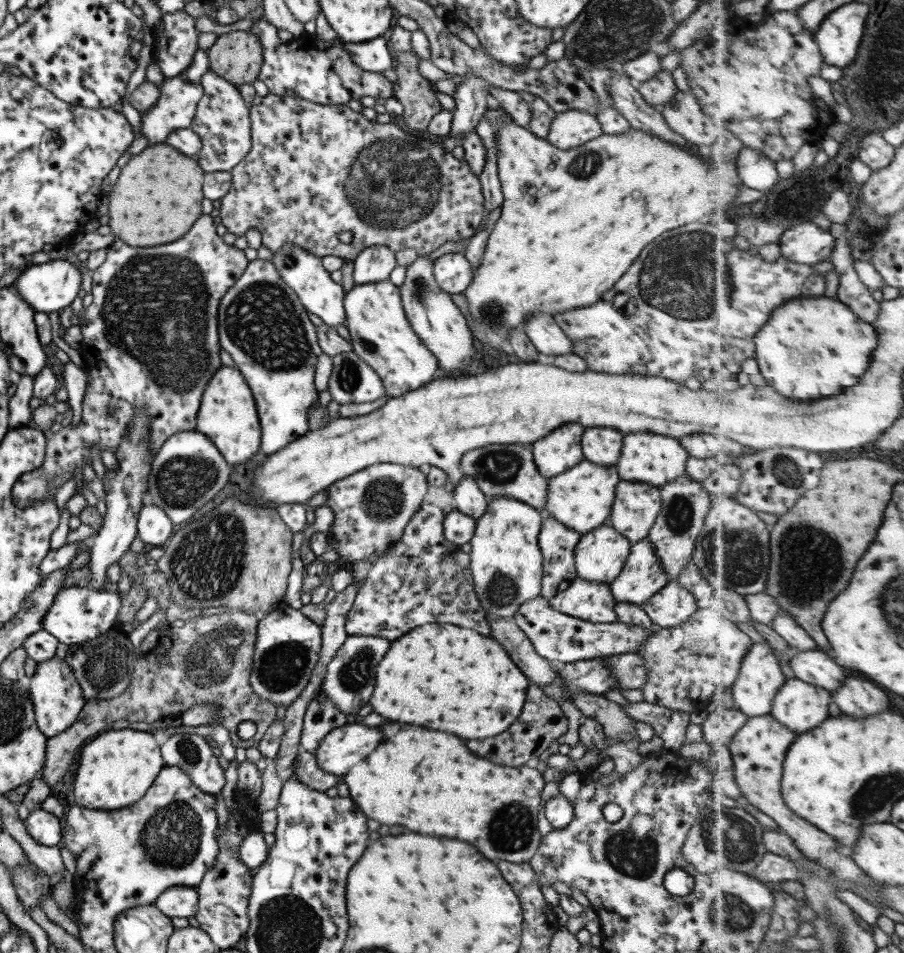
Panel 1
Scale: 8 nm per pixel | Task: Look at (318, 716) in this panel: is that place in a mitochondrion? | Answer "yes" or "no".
no

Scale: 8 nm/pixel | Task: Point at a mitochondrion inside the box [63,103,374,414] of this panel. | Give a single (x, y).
(177, 360)

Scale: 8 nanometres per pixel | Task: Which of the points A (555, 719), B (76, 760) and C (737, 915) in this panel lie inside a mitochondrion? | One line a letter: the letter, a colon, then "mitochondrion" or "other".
A: other
B: other
C: mitochondrion

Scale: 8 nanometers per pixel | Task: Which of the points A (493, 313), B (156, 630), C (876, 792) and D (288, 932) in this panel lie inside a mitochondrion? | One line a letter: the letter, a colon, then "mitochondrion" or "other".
A: mitochondrion
B: other
C: mitochondrion
D: mitochondrion

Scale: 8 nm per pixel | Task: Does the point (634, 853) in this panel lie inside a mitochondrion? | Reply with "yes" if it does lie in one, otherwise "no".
yes

